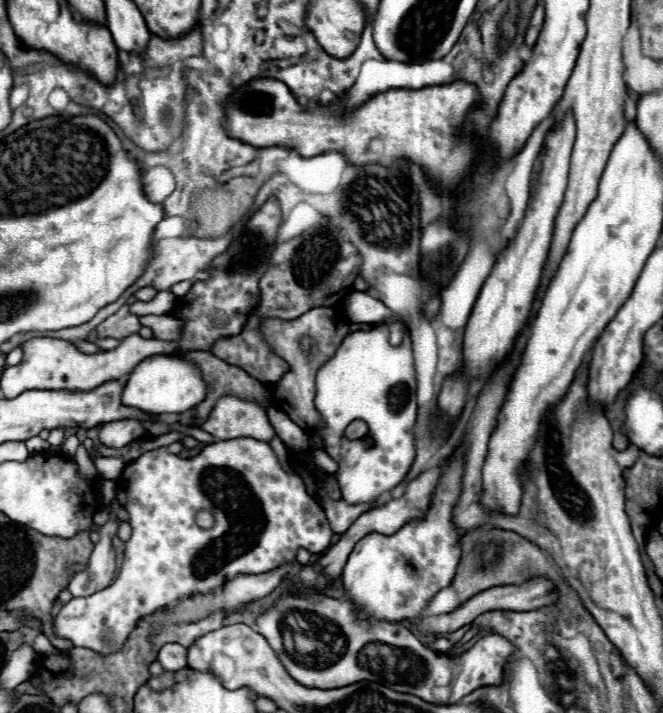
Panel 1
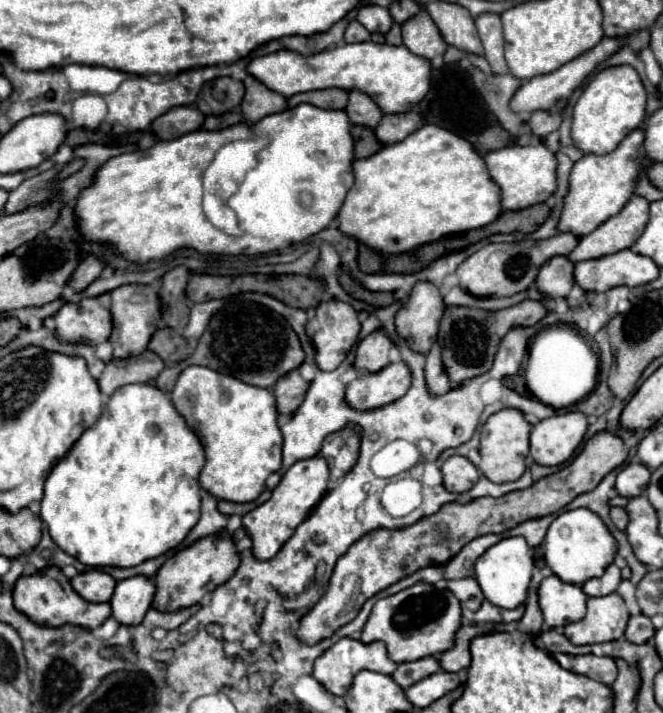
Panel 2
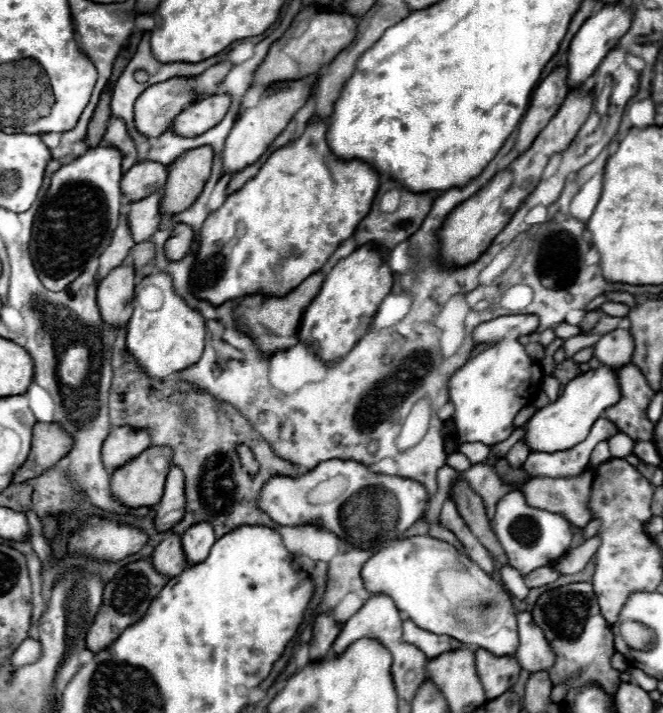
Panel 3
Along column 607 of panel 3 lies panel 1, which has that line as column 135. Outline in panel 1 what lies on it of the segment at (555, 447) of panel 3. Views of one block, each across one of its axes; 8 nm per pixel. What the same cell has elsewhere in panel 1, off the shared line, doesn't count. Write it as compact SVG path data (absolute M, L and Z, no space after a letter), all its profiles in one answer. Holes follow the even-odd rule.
M164 354L150 356L142 360L132 372L122 392L122 404L128 408L138 408L146 414L182 414L206 398L206 384L200 370L182 358L172 358Z

